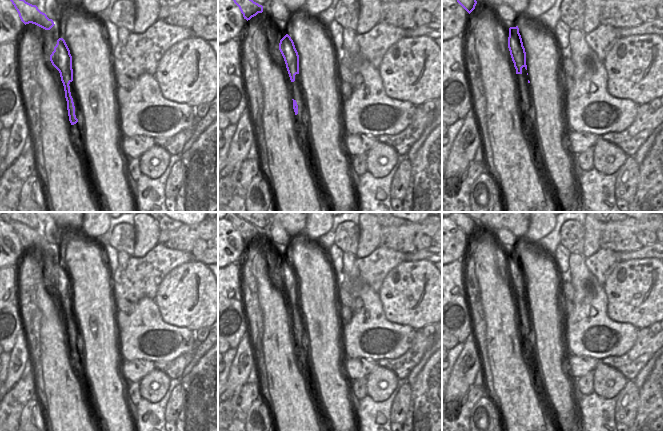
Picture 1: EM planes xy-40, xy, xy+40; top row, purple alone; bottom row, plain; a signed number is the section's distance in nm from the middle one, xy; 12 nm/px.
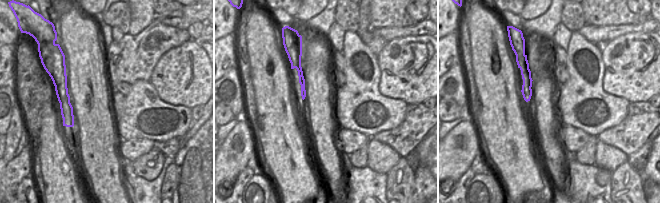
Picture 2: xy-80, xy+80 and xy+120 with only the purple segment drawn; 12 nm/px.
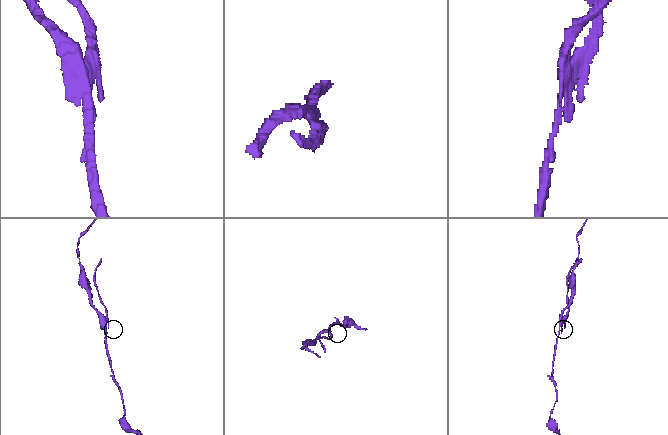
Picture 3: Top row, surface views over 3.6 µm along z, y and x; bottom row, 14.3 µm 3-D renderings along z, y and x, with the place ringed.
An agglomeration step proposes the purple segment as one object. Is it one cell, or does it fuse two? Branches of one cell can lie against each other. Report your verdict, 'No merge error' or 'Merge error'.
Merge error.

